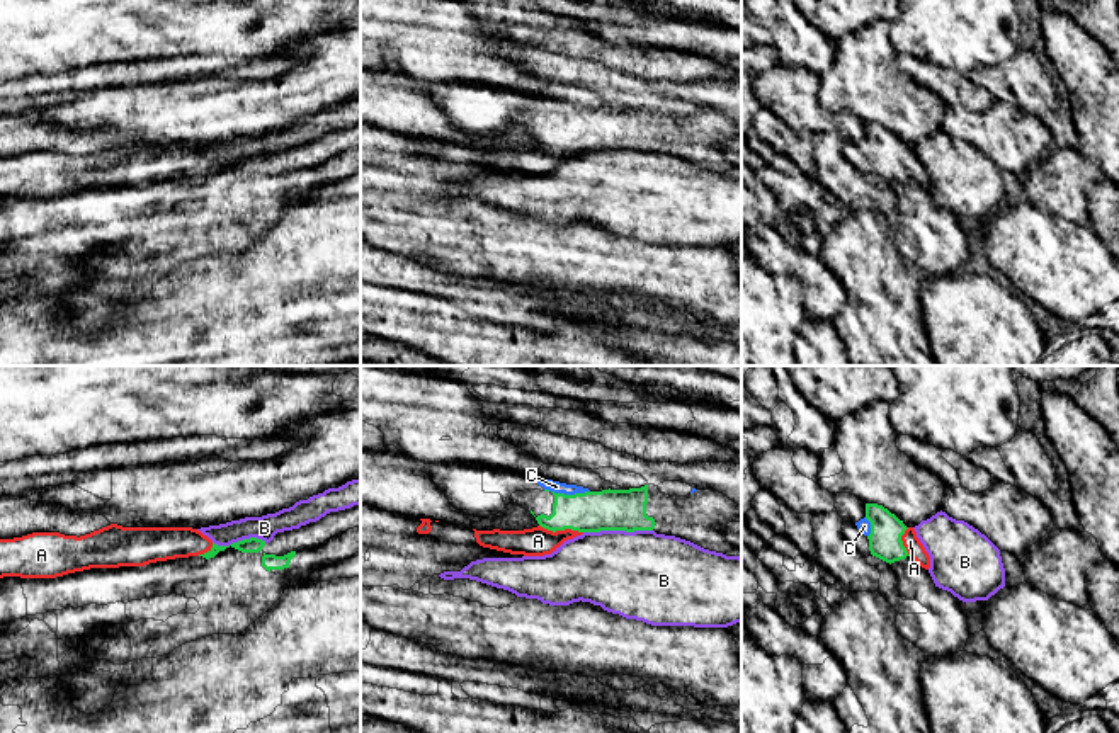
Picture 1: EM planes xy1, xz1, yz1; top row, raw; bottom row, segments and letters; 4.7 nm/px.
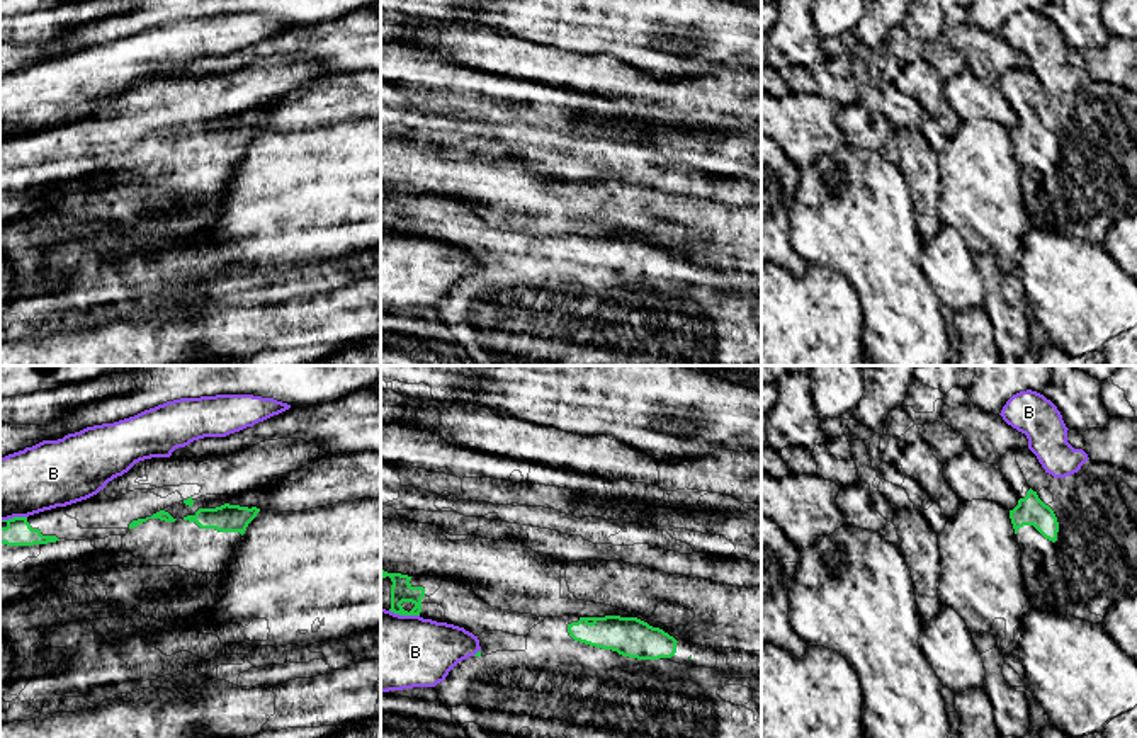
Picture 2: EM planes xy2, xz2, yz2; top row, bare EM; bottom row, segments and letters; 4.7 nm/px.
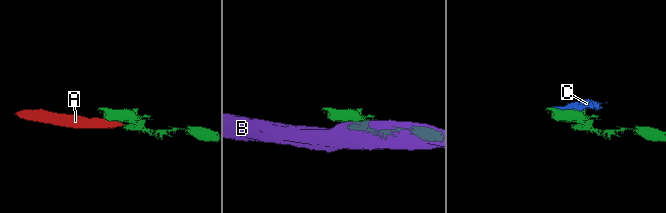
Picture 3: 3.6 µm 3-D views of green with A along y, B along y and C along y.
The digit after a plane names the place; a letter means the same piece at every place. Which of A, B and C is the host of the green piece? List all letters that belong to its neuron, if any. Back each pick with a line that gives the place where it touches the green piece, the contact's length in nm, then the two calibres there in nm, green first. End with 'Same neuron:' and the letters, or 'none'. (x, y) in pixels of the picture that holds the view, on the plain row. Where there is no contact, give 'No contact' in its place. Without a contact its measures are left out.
A: Touches green at xz1 (562, 148). Shared border 220 nm. Thickness 190 nm (green) against 140 nm
C: Touches green at xz1 (567, 114). Shared border 220 nm. Thickness 190 nm (green) against 60 nm
Same neuron: A, C

